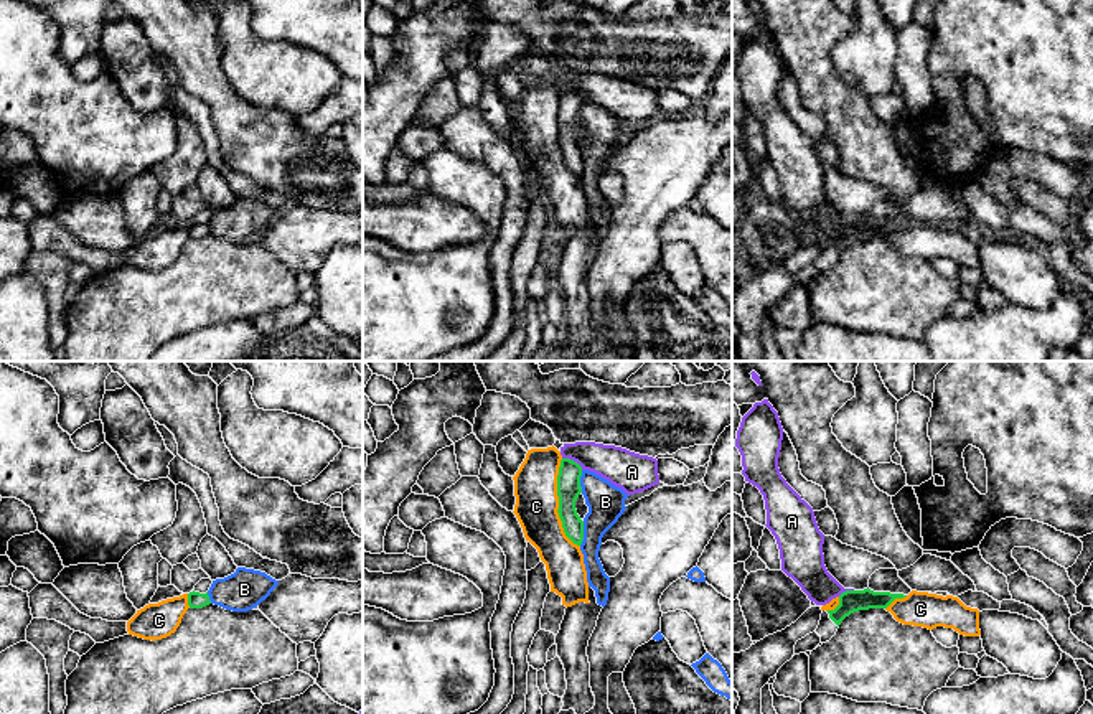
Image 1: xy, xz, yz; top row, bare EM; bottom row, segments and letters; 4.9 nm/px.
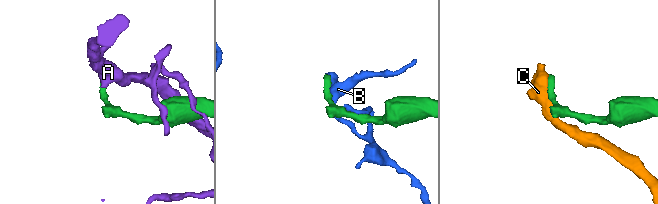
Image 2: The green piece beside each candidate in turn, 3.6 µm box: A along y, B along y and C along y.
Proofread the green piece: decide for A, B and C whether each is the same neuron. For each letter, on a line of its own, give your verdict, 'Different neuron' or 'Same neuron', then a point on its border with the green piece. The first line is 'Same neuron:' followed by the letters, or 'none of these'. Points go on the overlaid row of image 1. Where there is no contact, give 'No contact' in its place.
Same neuron: none of these
A: Different neuron. Touches green at xz (572, 460)
B: Different neuron. Touches green at xz (582, 533)
C: Different neuron. Touches green at xz (559, 503)

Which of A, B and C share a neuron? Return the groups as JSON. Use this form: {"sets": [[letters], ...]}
{"sets": [["A"], ["B"], ["C"]]}

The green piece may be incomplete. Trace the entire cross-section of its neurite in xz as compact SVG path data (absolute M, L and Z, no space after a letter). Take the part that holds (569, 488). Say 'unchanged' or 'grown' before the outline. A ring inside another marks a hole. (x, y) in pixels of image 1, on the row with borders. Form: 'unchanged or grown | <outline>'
unchanged | M562 458L557 475L557 496L559 496L559 518L565 536L577 546L584 541L584 521L577 514L575 501L582 493L580 486L582 467L570 460Z

